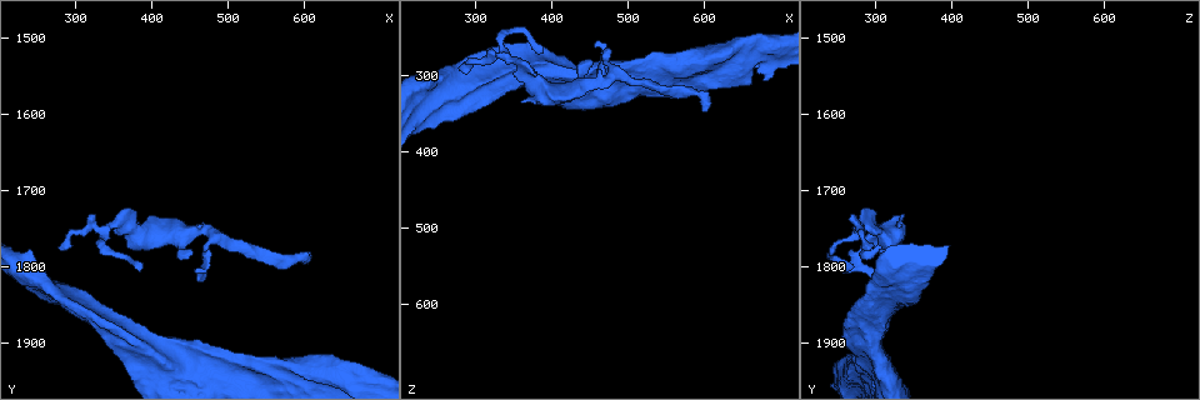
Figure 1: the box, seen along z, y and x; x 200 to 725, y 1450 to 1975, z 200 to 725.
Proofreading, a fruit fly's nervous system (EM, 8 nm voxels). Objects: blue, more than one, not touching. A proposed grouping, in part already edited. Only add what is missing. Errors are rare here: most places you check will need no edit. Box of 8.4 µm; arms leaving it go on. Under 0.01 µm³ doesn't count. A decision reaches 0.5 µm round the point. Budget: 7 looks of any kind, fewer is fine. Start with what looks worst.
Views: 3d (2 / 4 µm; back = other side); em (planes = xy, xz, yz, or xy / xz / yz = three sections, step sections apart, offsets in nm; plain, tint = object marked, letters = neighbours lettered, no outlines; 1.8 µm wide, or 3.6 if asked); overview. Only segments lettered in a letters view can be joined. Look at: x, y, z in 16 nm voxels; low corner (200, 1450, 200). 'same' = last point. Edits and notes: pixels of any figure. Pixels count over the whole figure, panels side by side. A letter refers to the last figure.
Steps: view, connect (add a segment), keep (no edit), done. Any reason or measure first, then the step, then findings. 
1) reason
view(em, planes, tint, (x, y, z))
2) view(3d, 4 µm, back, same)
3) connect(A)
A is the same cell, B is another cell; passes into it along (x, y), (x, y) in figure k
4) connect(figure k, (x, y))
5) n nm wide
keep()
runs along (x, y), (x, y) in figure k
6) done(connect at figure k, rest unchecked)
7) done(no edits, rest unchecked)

free end
view(3d, 4 µm, back, (605, 1790, 345))

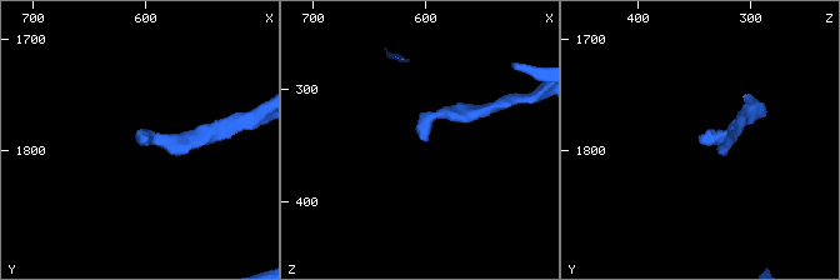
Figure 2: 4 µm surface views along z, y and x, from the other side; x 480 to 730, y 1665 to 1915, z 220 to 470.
shape alone is not enough
view(em, planes, letters, (604, 1790, 348))

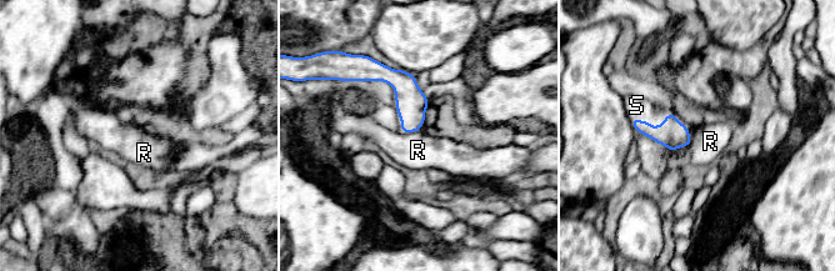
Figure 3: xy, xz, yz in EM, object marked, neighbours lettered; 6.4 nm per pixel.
connect(S)
S is the same cell, R is another cell; passes into it along (671, 134), (649, 124), (636, 105) in figure 3; it goes on there

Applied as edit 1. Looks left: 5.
view(overview)

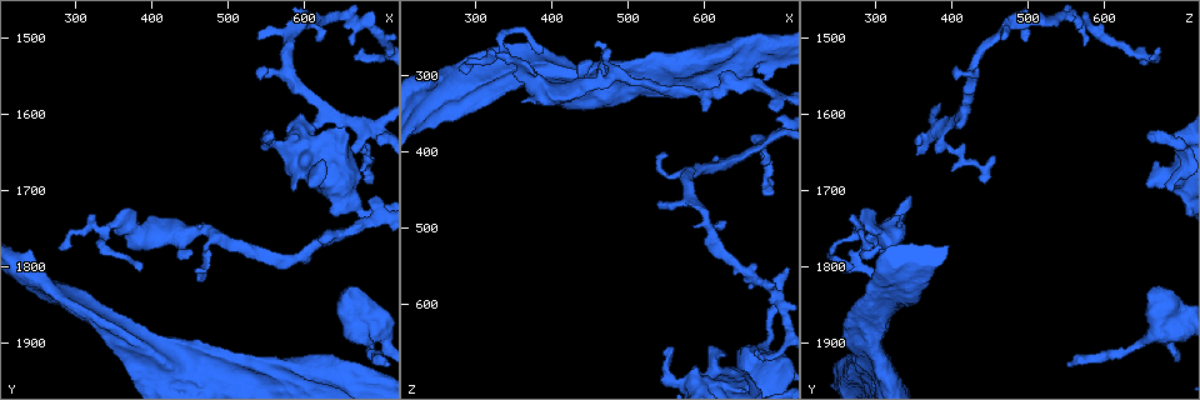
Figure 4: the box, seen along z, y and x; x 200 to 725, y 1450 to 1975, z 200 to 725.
free end
view(em, planes, letters, (555, 1620, 655))

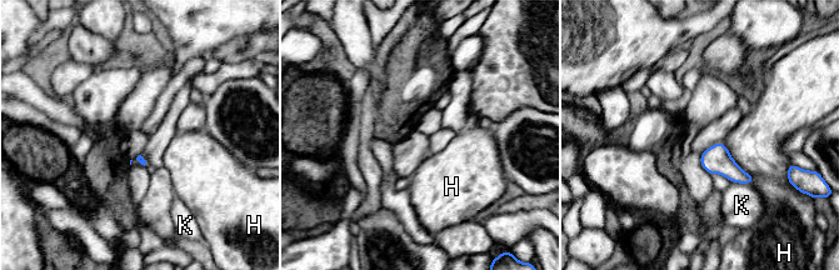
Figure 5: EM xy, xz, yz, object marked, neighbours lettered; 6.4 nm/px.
keep()
H and K are other cells; border along (723, 143), (752, 176), (752, 184) in figure 5; none of them fits

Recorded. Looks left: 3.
view(3d, 2 µm, (545, 1540, 400))

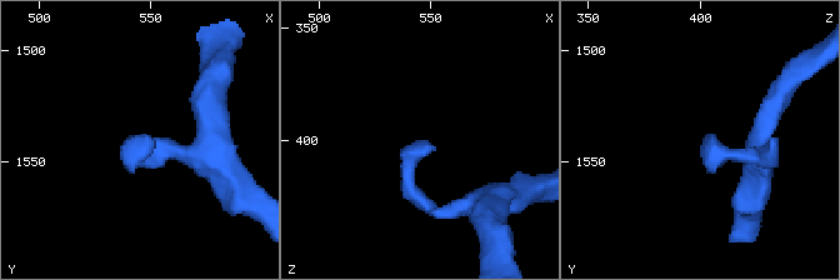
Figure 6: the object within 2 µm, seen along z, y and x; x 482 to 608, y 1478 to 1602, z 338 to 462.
view(em, planes, letters, (549, 1538, 402))

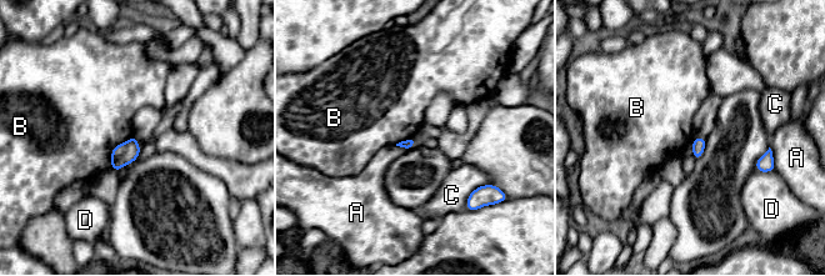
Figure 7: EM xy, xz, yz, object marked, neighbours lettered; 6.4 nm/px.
keep()
A, B, C and D are other cells; border along (131, 135), (113, 149), (110, 167) in figure 7; none of them fits

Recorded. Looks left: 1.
done(connect at figure 3, rest unchecked)

